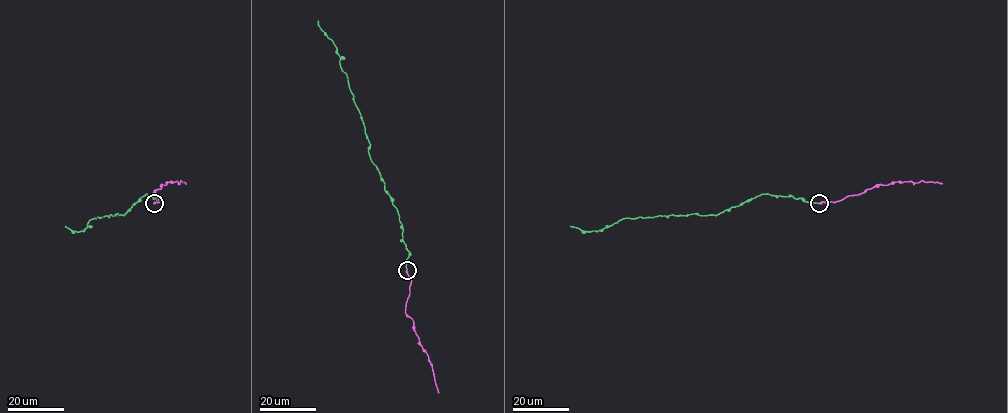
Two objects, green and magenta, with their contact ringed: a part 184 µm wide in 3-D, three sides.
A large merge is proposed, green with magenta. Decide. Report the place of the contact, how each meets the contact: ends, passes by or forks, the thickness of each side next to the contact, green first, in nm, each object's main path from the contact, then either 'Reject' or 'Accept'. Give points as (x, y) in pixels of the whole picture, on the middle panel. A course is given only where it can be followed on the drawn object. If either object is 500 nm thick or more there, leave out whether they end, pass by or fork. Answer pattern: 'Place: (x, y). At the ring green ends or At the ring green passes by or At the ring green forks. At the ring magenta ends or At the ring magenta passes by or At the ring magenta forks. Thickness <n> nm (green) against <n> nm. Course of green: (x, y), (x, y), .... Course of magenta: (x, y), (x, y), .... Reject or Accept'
Place: (407, 270). At the ring green ends. At the ring magenta ends. Thickness 180 nm (green) against 380 nm. Course of green: (406, 270), (408, 250), (398, 211), (371, 159), (364, 122), (336, 47), (317, 21). Course of magenta: (406, 270), (411, 281), (405, 312), (413, 320), (419, 344), (428, 356), (439, 393). Accept

